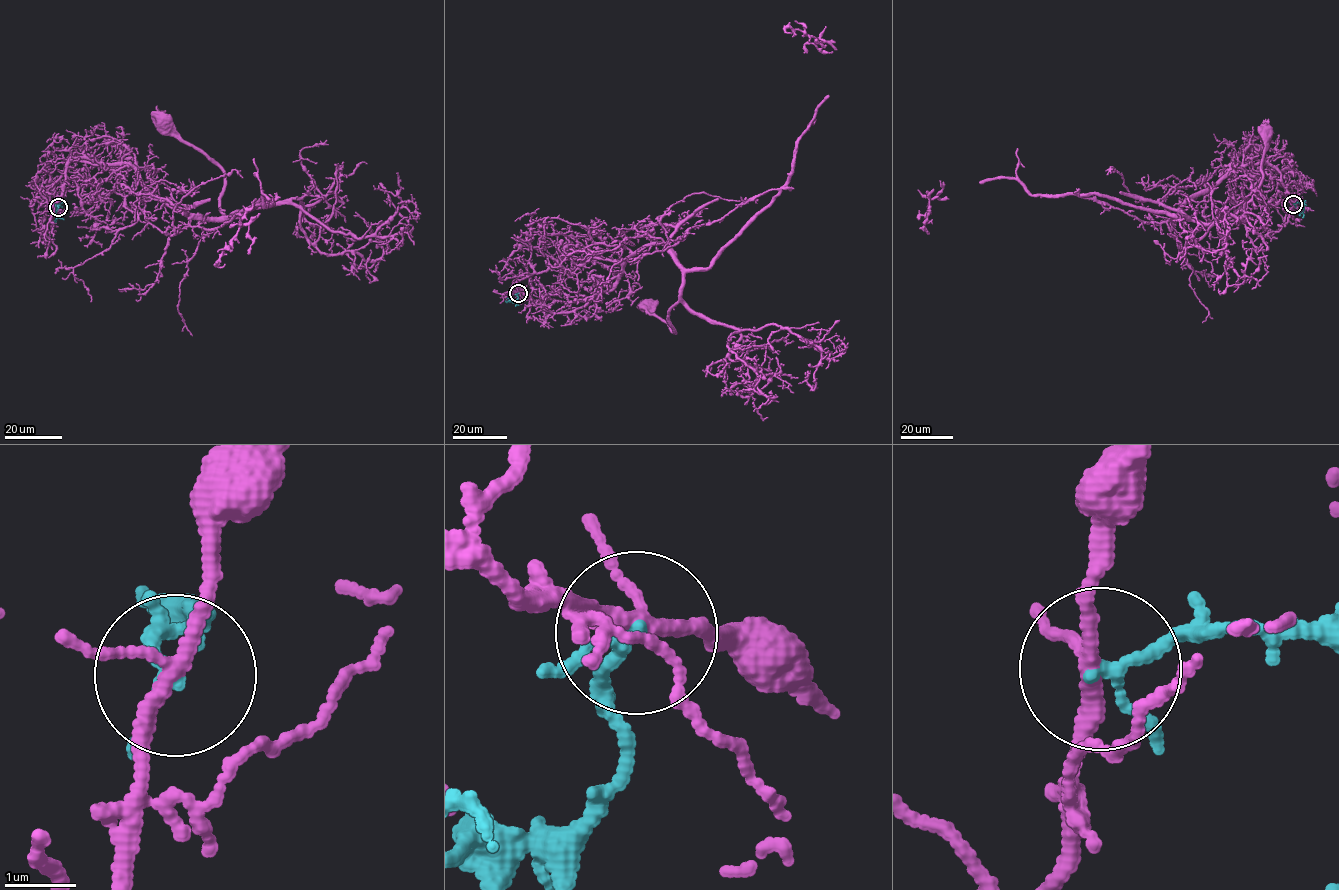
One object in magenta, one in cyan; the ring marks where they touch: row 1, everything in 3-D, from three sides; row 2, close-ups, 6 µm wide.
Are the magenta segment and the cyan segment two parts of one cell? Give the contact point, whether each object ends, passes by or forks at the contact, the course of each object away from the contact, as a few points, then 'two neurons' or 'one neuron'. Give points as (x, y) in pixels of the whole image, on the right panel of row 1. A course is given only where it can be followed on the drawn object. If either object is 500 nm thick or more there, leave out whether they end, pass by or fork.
place (1293, 204); magenta forks; cyan passes by; course magenta (1293, 203), (1299, 174), (1250, 163), (1181, 210), (1212, 223), (1243, 207), (1264, 176), (1264, 133); course cyan (1293, 203), (1304, 205), (1299, 216); two neurons

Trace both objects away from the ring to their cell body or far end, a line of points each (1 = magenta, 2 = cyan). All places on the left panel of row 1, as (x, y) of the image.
1: (58, 207), (76, 170), (117, 167), (131, 158), (164, 202), (229, 220), (220, 207), (223, 173), (166, 121)
2: (58, 207), (55, 215), (64, 220)

